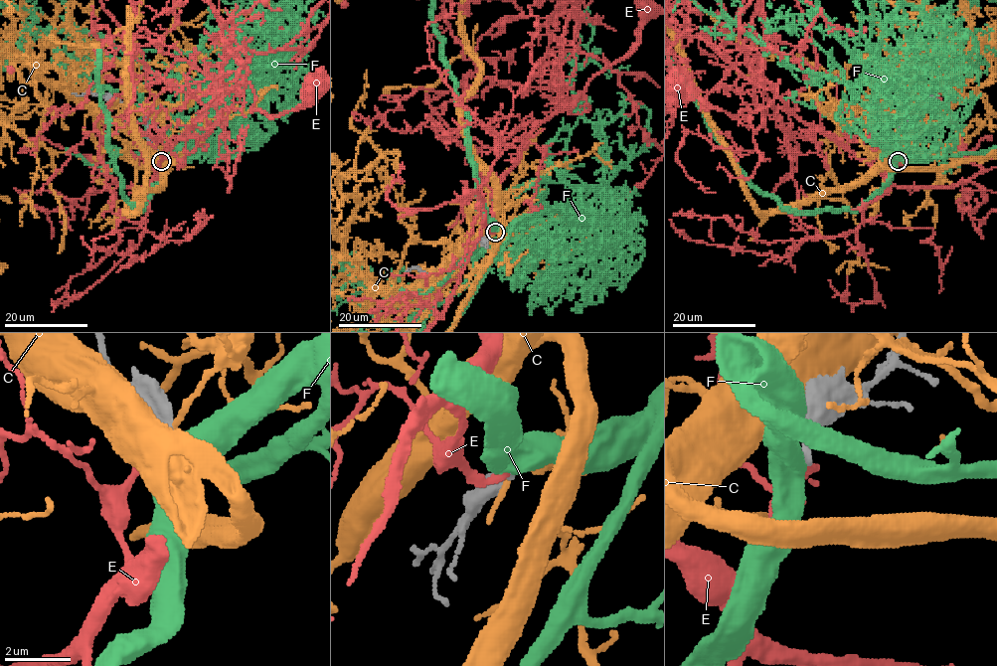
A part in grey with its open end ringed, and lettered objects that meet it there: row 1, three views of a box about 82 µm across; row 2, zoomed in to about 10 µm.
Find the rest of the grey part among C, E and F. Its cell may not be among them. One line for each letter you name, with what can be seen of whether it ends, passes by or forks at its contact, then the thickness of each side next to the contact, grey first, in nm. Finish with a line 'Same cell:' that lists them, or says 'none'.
E: It ends there. Thickness 170 nm (grey) against 180 nm
Same cell: E

